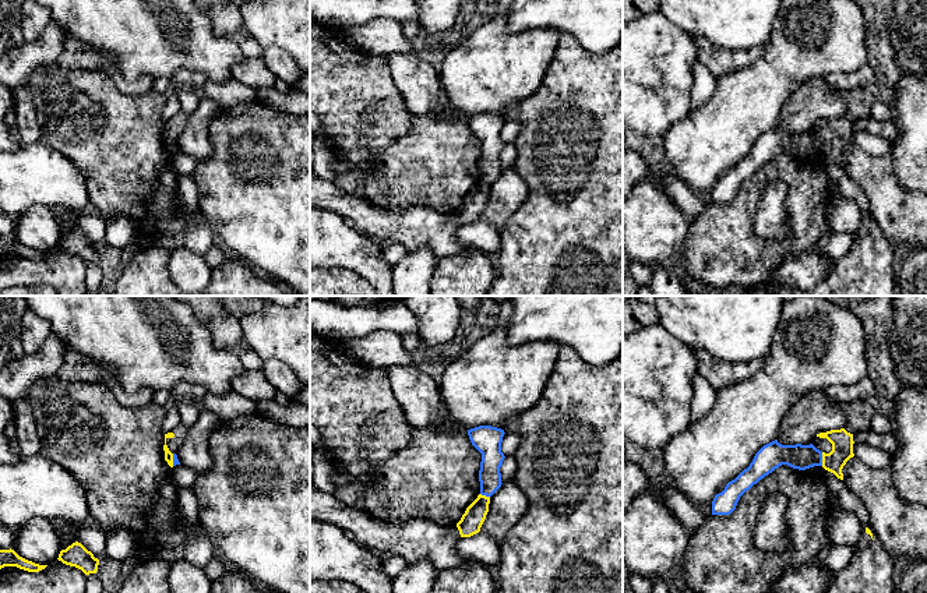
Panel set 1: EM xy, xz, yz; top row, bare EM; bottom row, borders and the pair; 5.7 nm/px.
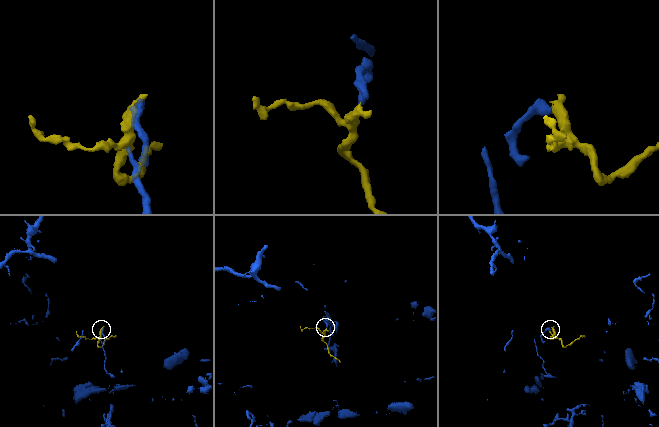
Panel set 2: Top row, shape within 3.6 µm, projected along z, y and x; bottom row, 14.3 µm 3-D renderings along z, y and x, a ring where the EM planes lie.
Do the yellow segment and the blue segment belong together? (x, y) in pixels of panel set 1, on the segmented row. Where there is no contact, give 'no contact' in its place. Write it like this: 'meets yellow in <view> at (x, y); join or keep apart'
meets yellow in yz at (822, 459); join

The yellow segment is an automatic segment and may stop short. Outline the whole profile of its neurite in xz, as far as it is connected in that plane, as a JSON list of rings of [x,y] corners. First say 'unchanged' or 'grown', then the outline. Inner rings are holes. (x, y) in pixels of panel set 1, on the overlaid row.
grown | [[[479,426],[468,430],[472,445],[482,453],[479,470],[480,494],[457,523],[461,537],[470,537],[480,532],[489,512],[490,497],[503,484],[500,467],[505,458],[501,452],[504,434],[504,430],[491,426]]]

